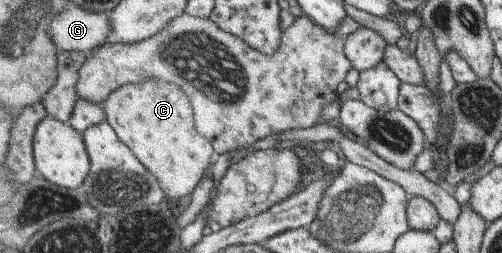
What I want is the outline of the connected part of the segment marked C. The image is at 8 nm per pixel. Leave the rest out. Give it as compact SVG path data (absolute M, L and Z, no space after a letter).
M148 78L143 83L133 83L118 88L102 105L106 121L119 134L120 139L137 155L137 158L157 177L164 193L170 199L180 200L194 192L198 182L204 178L206 168L215 161L216 153L212 142L204 137L195 126L195 112L191 98L178 84Z

